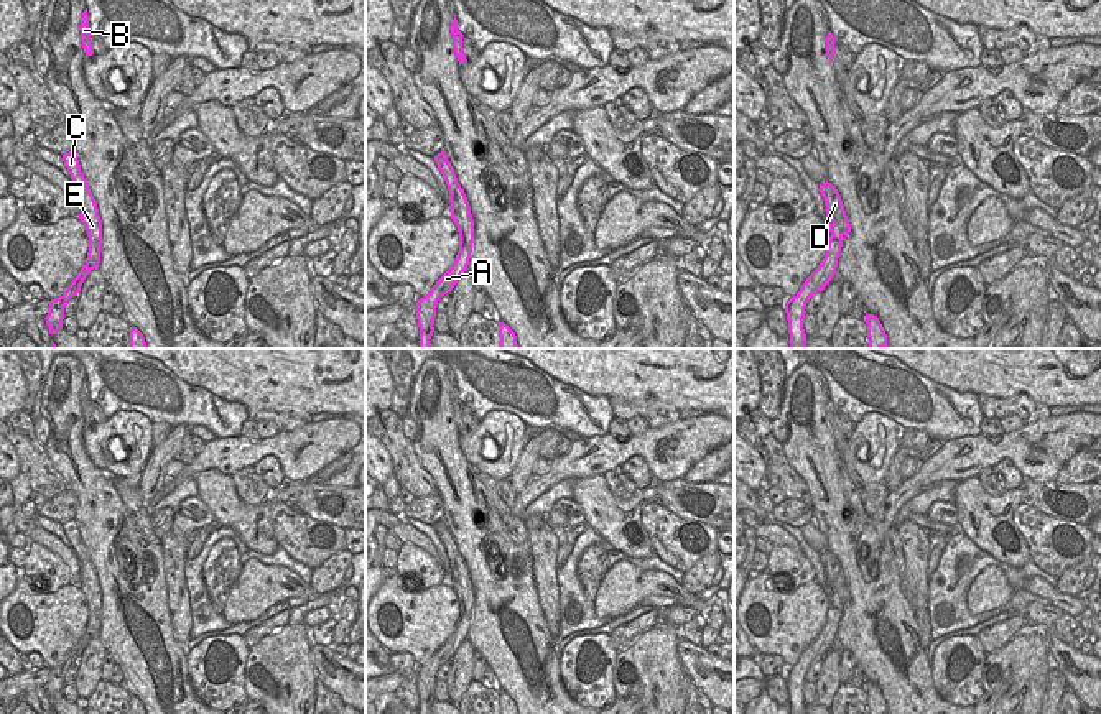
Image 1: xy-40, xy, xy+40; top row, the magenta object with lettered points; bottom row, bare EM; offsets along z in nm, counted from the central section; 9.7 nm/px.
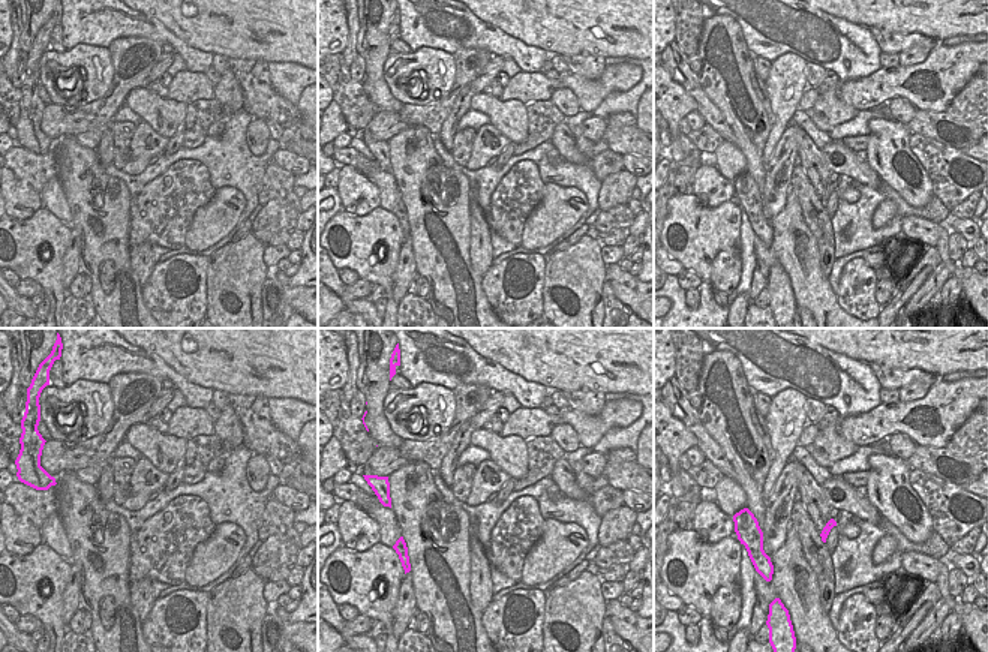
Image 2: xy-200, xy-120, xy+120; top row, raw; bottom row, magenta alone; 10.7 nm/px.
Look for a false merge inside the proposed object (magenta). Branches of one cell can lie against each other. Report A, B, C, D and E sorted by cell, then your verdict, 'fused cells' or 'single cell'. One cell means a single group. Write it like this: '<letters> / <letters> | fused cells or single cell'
A B C E / D | fused cells

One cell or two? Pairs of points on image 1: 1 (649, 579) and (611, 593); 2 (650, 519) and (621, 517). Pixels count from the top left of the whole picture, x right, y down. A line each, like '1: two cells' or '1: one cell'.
1: one cell
2: two cells

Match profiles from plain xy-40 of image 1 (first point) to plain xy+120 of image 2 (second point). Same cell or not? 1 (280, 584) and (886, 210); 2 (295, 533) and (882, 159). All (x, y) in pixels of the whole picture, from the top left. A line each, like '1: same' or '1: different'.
1: same
2: different

